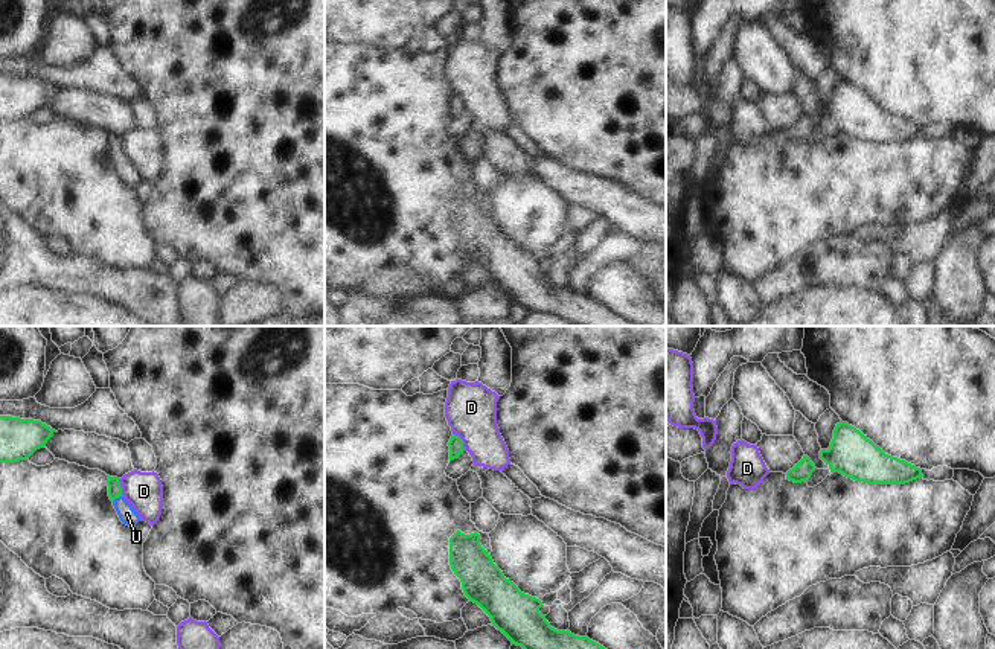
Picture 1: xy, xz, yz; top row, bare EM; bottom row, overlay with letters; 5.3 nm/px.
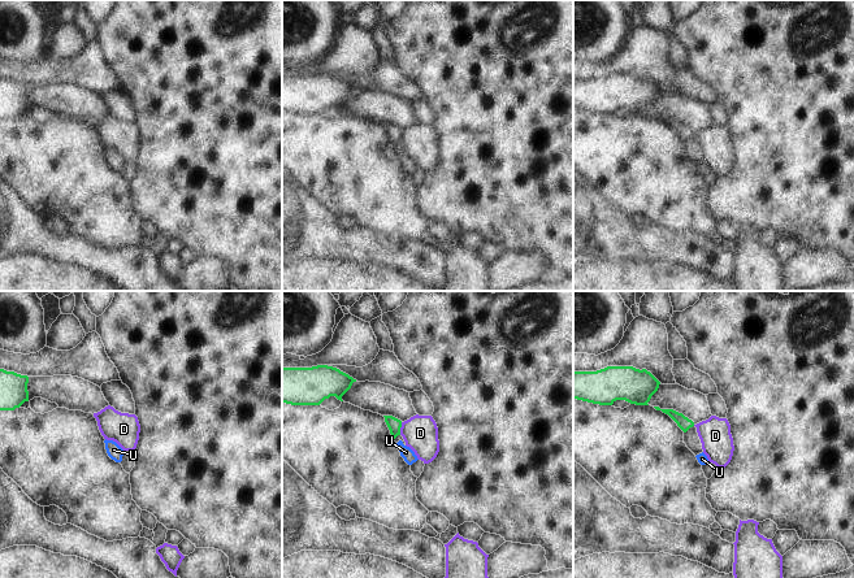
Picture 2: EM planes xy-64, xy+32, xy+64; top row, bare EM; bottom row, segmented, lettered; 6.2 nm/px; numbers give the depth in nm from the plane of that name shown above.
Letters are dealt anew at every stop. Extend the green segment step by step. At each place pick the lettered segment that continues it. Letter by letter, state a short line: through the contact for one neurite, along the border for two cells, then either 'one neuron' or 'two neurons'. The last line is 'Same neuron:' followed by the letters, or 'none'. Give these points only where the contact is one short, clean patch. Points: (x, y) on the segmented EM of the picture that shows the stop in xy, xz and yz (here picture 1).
D: xz (453, 433), (462, 441), (465, 450) | two neurons
U: xy (115, 489), (118, 497), (127, 514) | one neuron
Same neuron: U

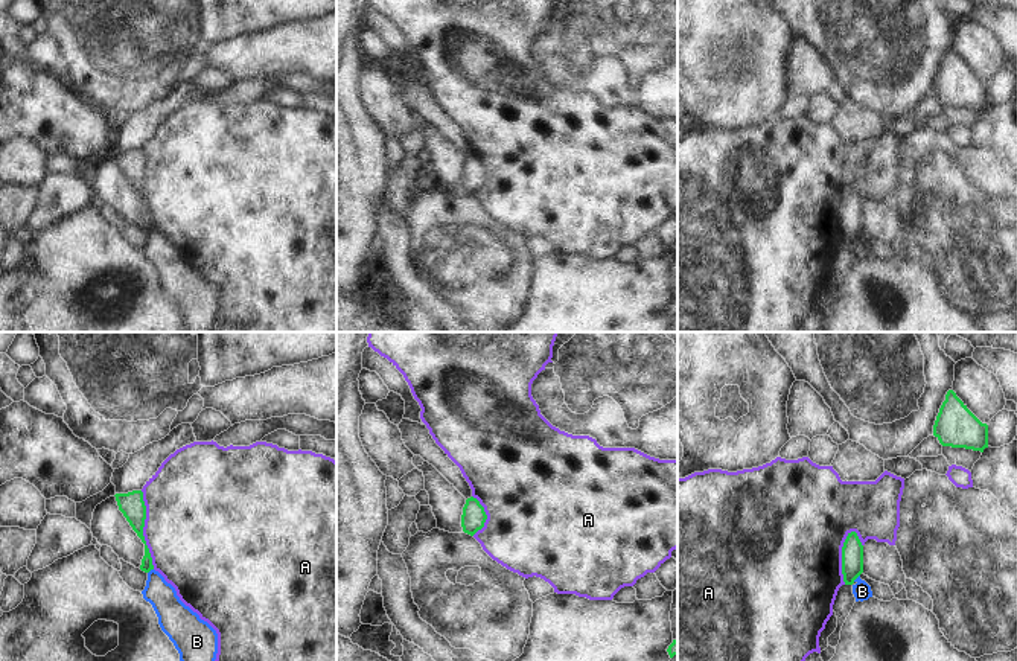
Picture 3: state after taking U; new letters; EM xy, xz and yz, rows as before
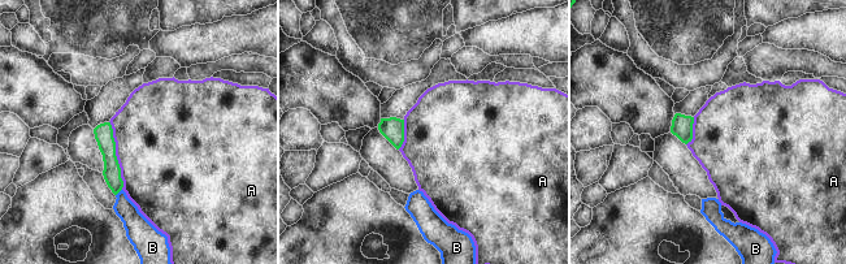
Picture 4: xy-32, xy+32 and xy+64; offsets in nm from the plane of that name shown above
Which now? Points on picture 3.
A: two neurons
B: yz (859, 574), (853, 581) | two neurons
Same neuron: none

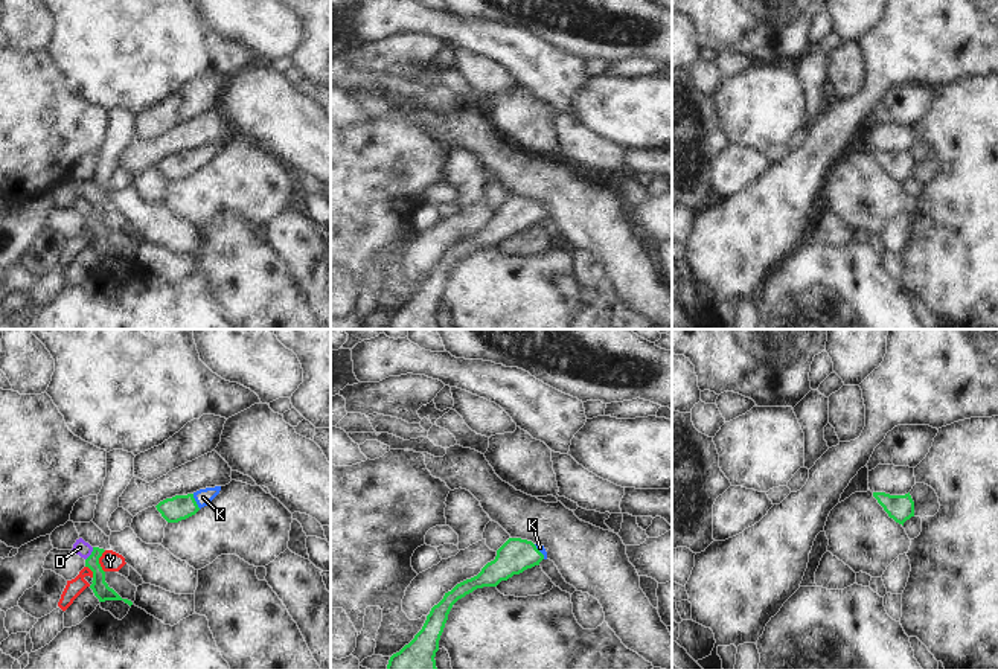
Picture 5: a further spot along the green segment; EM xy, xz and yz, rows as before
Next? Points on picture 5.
D: xy (93, 547), (86, 560) | two neurons
K: xy (179, 508), (195, 502), (203, 497) | one neuron
Y: xy (105, 550), (99, 558), (99, 566), (104, 572) | two neurons
Same neuron: K

